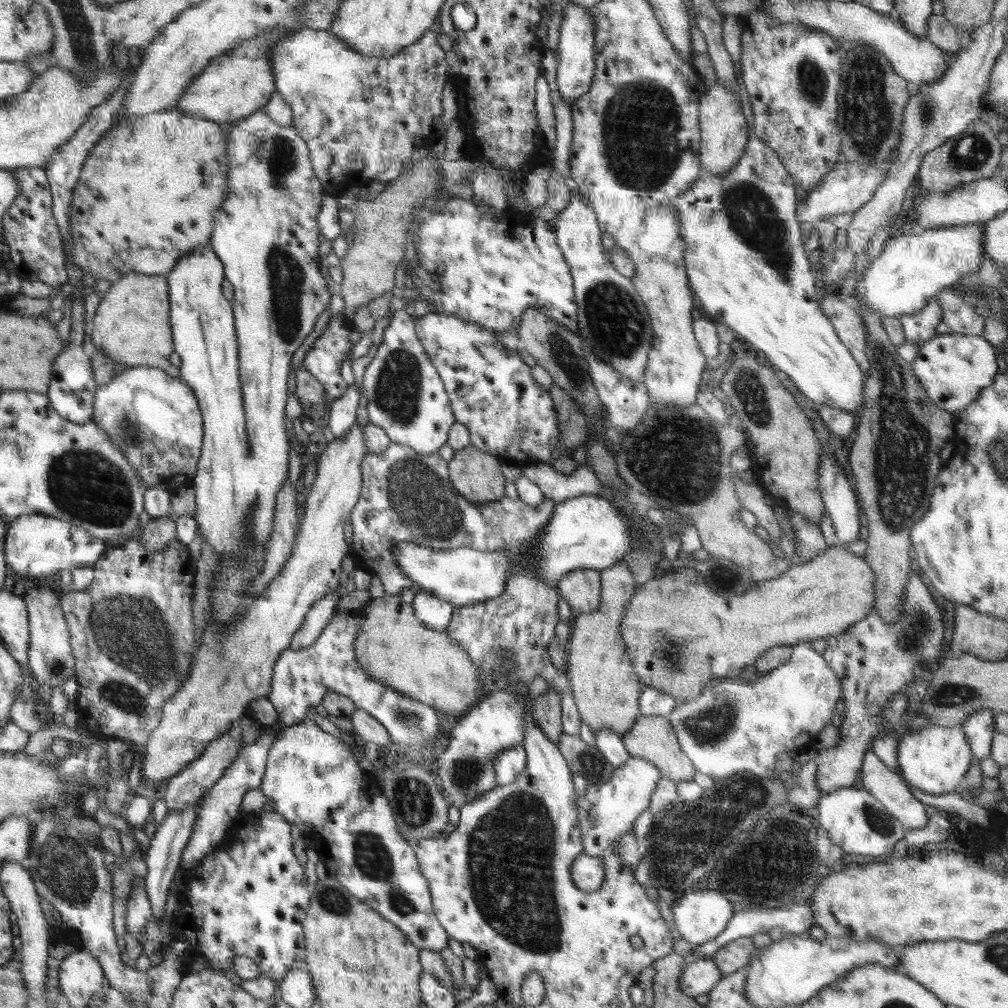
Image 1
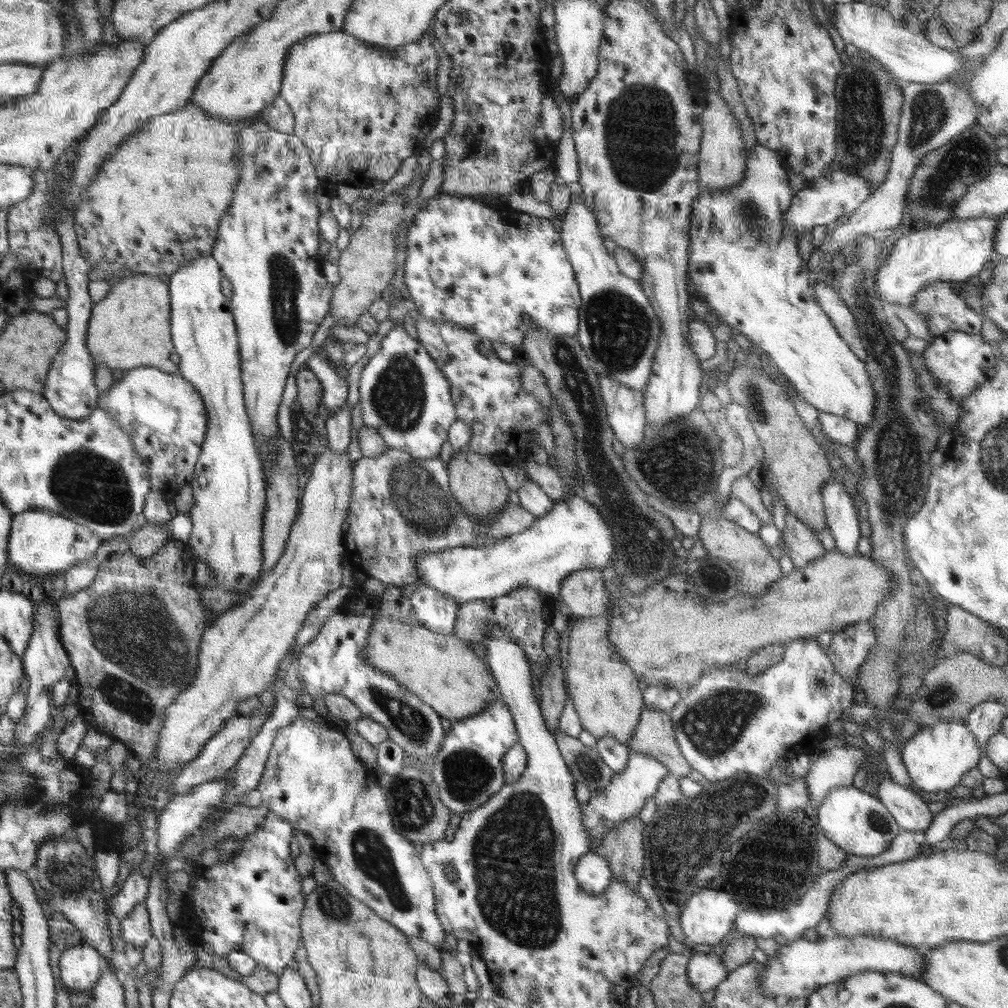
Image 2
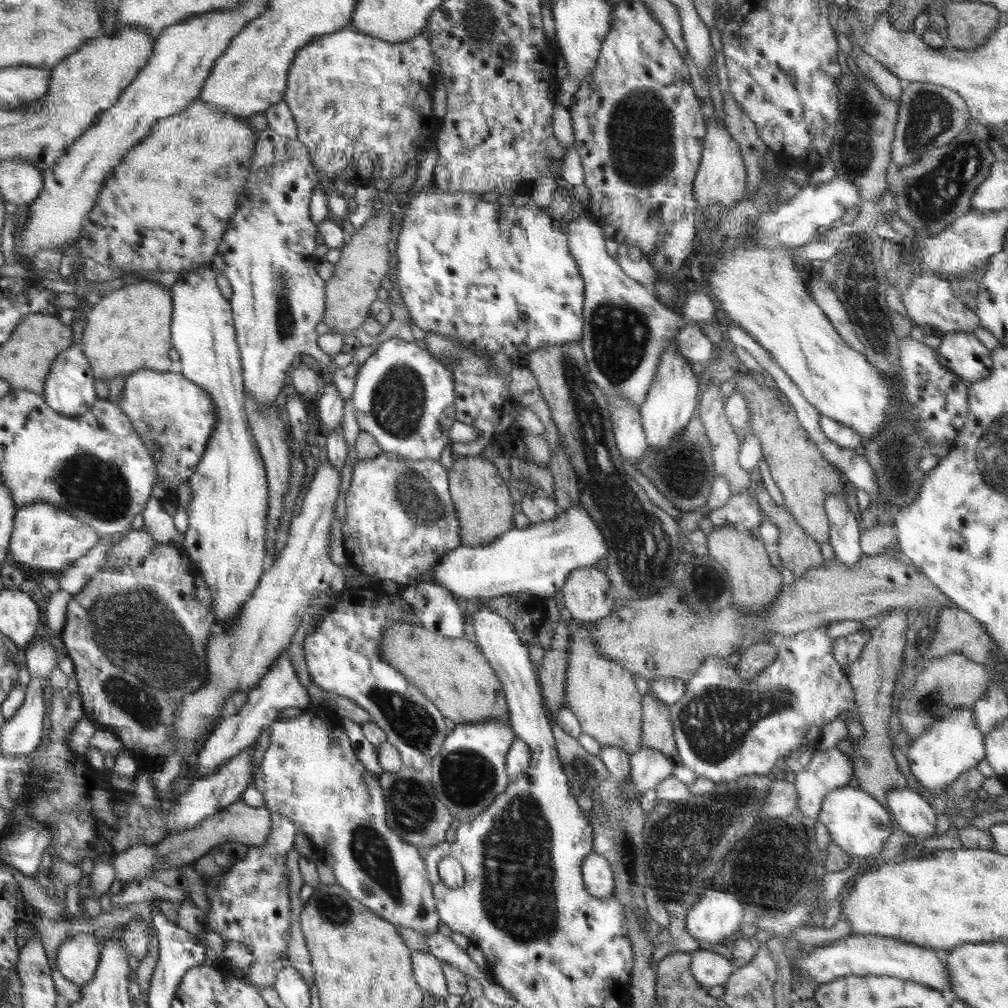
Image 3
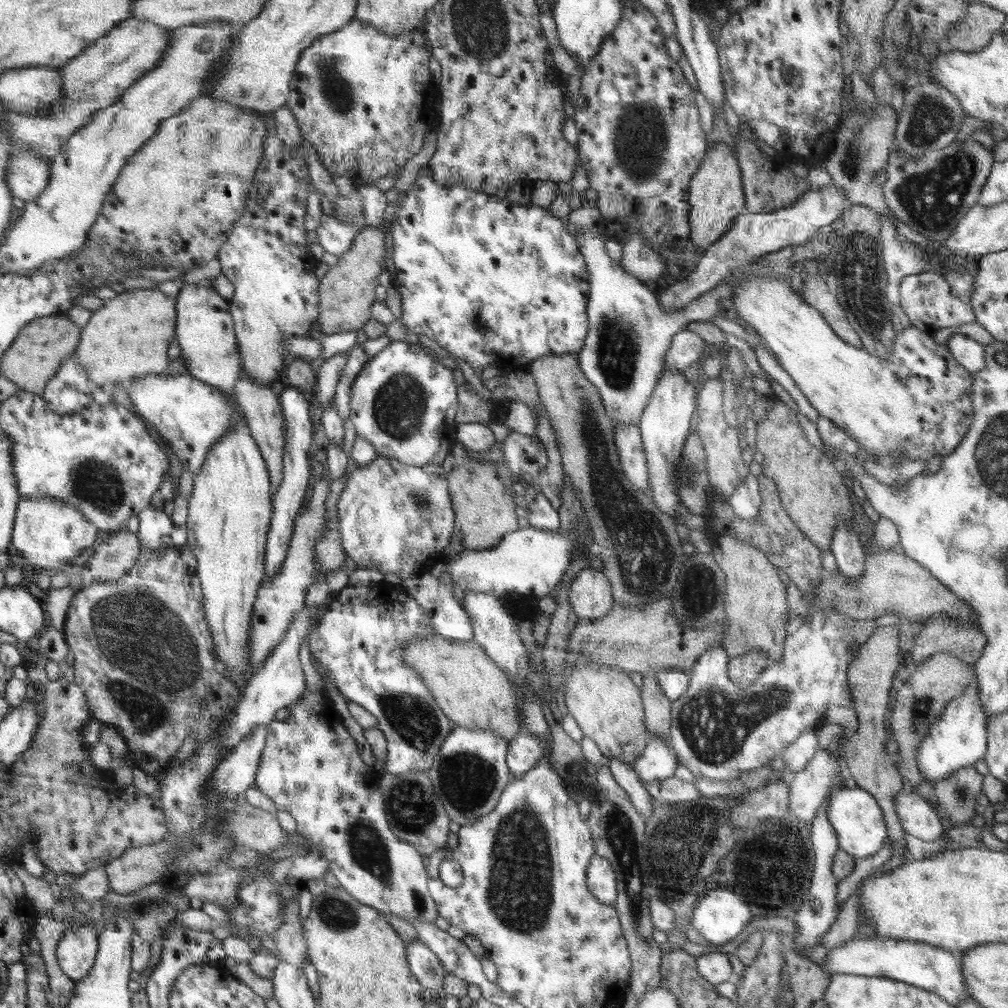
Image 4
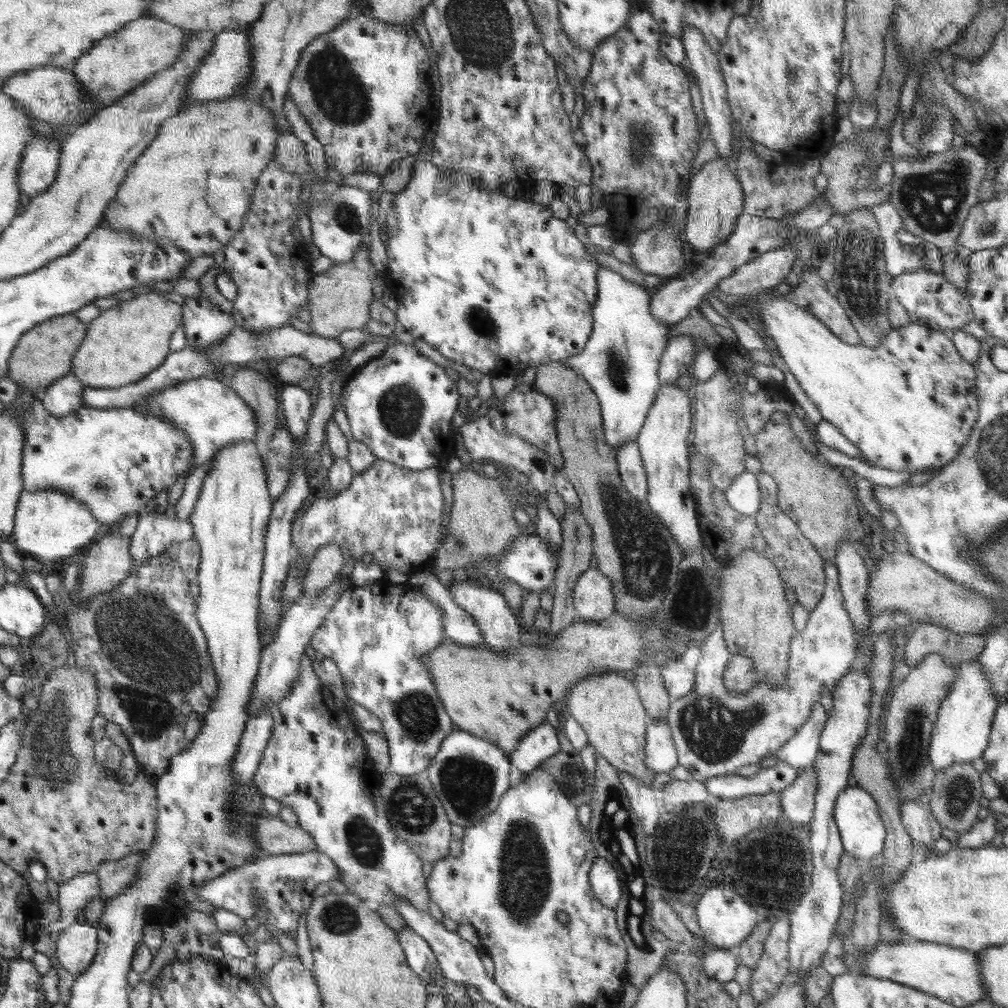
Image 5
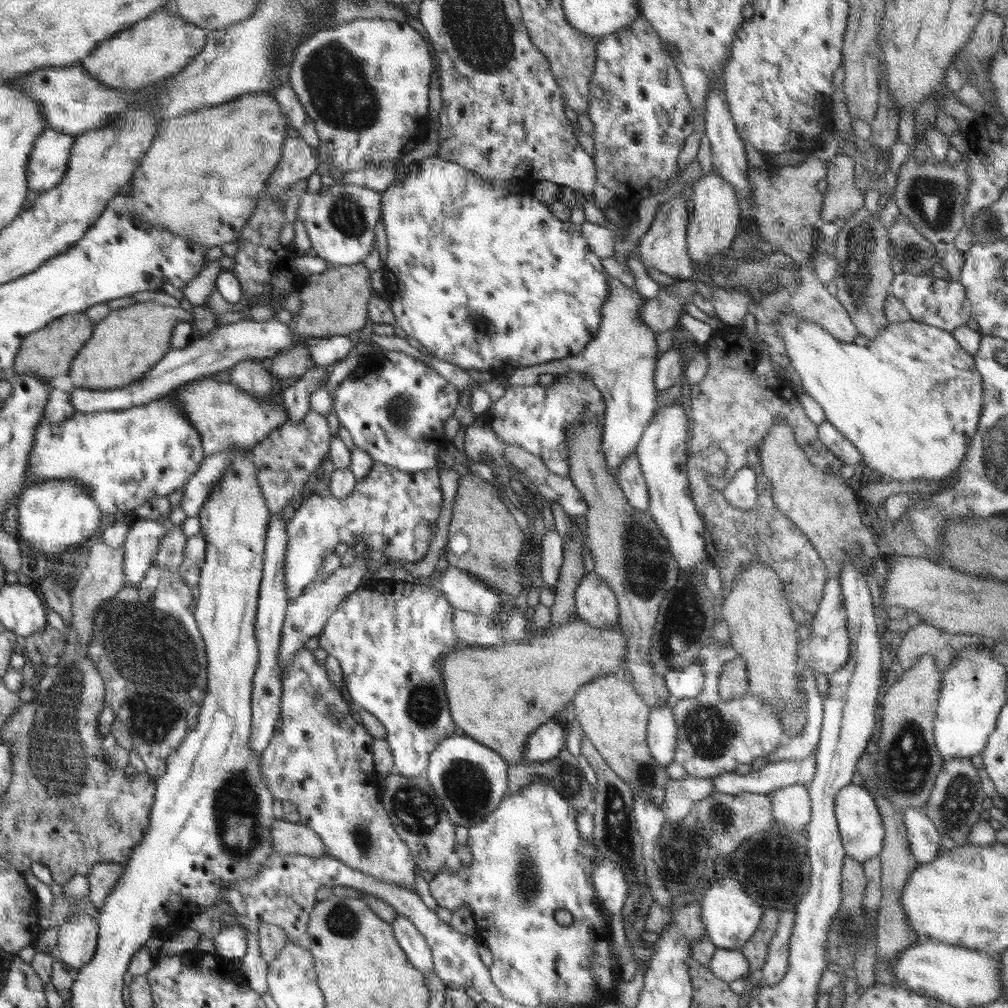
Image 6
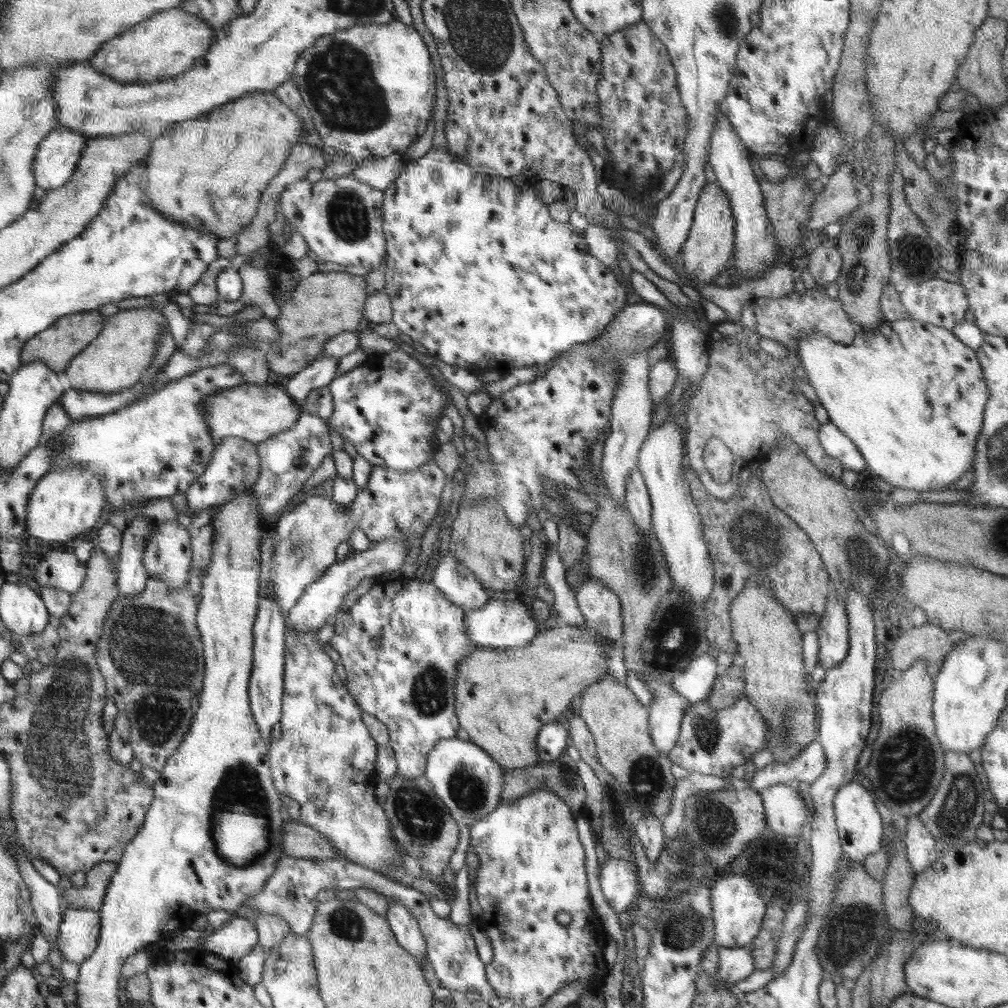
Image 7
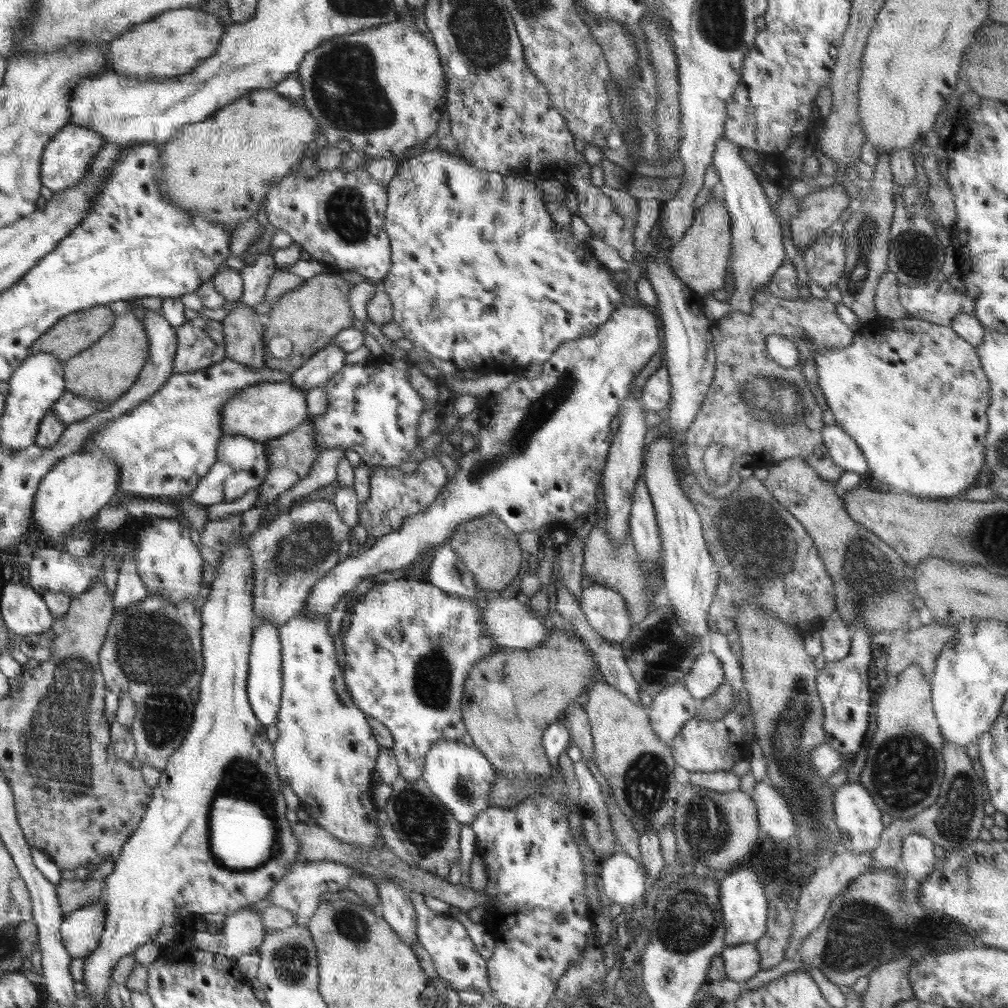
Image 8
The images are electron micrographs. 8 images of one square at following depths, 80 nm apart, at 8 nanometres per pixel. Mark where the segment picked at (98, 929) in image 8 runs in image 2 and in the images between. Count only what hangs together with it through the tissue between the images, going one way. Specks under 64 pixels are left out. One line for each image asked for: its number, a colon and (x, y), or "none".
2: (80, 966)
3: (77, 958)
4: (76, 951)
5: (76, 946)
6: (77, 936)
7: (79, 929)

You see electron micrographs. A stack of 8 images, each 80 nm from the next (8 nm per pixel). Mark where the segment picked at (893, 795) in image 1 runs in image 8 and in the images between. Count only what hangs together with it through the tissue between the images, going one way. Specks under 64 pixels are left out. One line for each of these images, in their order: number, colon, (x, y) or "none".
2: (909, 811)
3: (913, 814)
4: (918, 818)
5: (918, 821)
6: (924, 839)
7: (922, 850)
8: (917, 860)

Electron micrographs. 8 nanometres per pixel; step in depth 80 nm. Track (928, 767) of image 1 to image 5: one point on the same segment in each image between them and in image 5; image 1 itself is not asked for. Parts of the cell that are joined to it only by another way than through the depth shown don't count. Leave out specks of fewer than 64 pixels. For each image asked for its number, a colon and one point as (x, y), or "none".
2: (936, 758)
3: (952, 745)
4: (959, 738)
5: (961, 733)

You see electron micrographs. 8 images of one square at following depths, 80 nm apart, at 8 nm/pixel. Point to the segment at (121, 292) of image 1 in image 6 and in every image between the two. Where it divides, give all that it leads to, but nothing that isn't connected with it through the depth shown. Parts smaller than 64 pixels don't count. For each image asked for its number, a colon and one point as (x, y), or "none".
2: (130, 328)
3: (128, 330)
4: (128, 337)
5: (125, 343)
6: (128, 342)

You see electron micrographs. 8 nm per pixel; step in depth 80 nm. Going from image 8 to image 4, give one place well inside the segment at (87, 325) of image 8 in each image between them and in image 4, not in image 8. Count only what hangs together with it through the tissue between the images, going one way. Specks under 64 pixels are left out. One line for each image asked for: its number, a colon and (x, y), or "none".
4: (43, 346)
5: (46, 354)
6: (50, 352)
7: (58, 346)

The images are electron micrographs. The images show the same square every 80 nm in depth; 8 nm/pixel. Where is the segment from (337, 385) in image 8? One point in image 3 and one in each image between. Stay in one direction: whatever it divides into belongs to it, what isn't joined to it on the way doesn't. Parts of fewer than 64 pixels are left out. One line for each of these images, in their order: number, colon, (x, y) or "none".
3: (404, 397)
4: (404, 402)
5: (401, 404)
6: (396, 410)
7: (391, 417)

